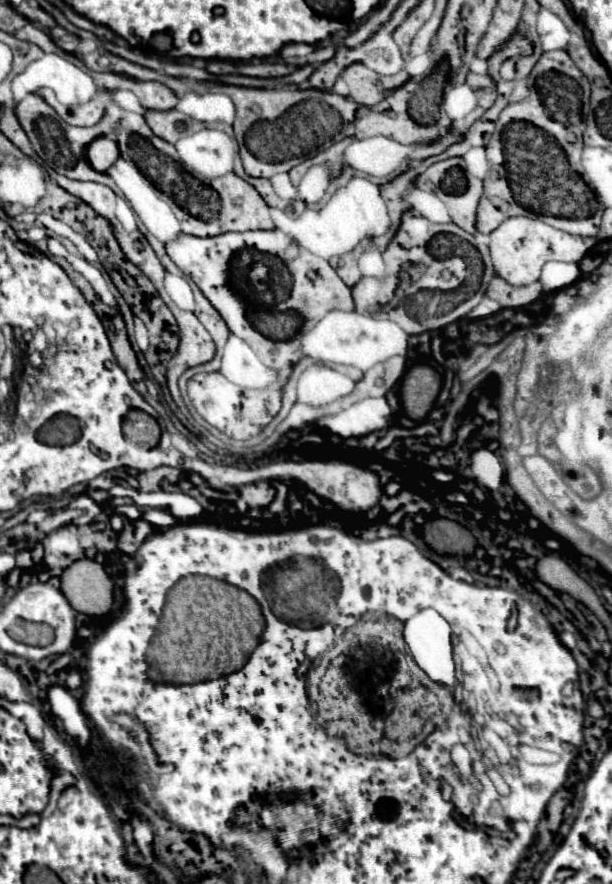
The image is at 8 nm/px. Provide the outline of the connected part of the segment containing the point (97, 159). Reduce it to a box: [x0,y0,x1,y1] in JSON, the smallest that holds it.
[88,137,120,173]

